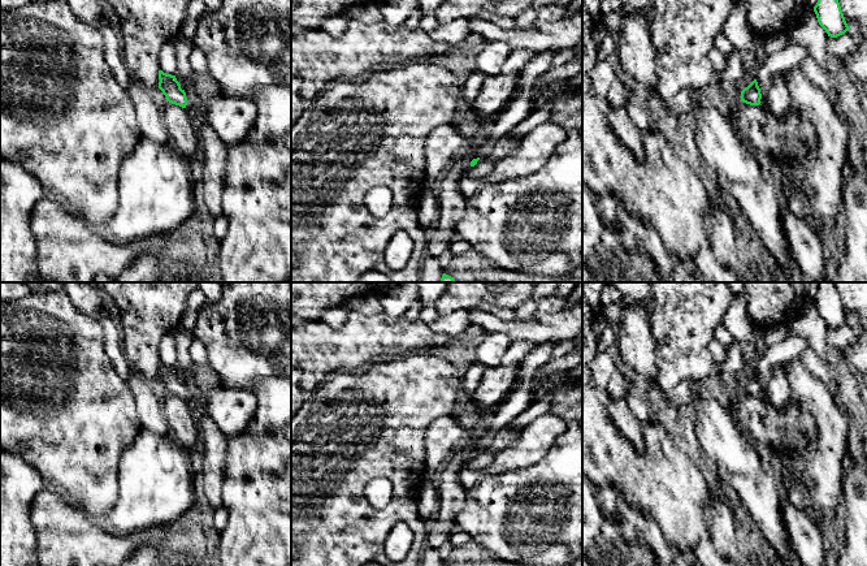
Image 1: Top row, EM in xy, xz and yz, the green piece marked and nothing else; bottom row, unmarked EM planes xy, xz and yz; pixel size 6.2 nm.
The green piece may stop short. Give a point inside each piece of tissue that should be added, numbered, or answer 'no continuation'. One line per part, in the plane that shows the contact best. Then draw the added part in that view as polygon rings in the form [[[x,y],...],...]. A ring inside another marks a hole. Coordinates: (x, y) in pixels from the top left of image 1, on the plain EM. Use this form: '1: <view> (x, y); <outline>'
no continuation

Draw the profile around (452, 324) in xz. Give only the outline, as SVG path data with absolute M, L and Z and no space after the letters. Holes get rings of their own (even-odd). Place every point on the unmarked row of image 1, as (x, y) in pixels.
M463 308L456 310L446 316L439 316L429 325L429 328L435 333L448 334L455 338L469 325L469 310Z

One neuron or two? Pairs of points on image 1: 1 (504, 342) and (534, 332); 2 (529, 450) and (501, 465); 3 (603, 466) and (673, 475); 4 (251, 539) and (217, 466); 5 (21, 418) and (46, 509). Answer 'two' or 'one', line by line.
1: two
2: one
3: one
4: two
5: two

